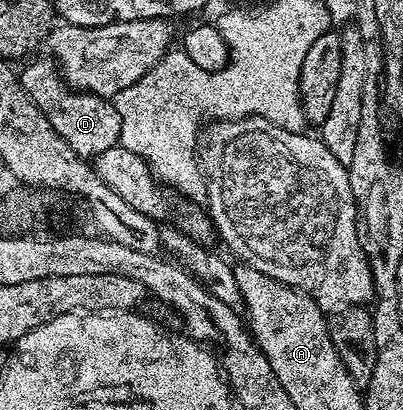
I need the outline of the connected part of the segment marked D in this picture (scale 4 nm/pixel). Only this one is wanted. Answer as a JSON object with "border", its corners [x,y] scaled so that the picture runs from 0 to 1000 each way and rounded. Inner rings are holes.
{"border":[[[77,144],[77,156],[57,154],[50,166],[50,193],[55,215],[79,239],[79,249],[129,298],[129,317],[189,366],[194,380],[241,385],[258,376],[258,366],[278,366],[298,344],[298,288],[293,276],[278,268],[270,241],[216,232],[191,220],[166,220],[169,207],[154,193],[132,144],[114,146]],[[65,156],[65,159],[62,159]],[[164,222],[156,234],[134,237],[134,224]]]}

